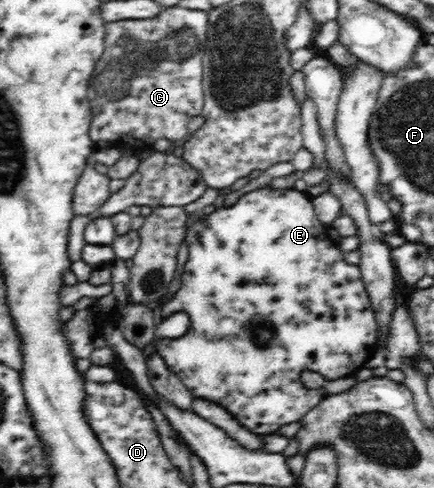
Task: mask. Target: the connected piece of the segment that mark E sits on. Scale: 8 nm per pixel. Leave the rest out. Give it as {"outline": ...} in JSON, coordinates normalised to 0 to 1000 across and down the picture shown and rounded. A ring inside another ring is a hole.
{"outline":[[[606,383],[578,395],[565,395],[560,404],[551,404],[551,412],[537,424],[514,420],[491,428],[486,436],[452,451],[442,463],[431,467],[424,494],[433,504],[433,533],[417,561],[415,590],[382,623],[366,623],[364,631],[376,656],[399,641],[422,637],[438,650],[438,670],[426,686],[408,689],[403,695],[382,689],[357,693],[353,705],[359,709],[359,723],[376,734],[389,756],[412,770],[415,781],[424,785],[447,816],[505,826],[509,834],[523,838],[523,846],[528,842],[537,846],[535,855],[551,865],[551,871],[592,891],[636,887],[652,871],[691,863],[728,828],[758,809],[749,795],[714,797],[698,789],[694,764],[703,756],[726,760],[749,777],[772,781],[783,773],[813,770],[846,738],[857,734],[869,715],[871,654],[853,621],[850,596],[843,596],[843,582],[834,572],[832,549],[790,531],[793,518],[776,510],[772,498],[758,494],[756,469],[758,463],[730,445],[721,414],[712,412],[707,400],[698,400],[694,389],[661,387],[657,400],[647,400],[647,391]]]}

